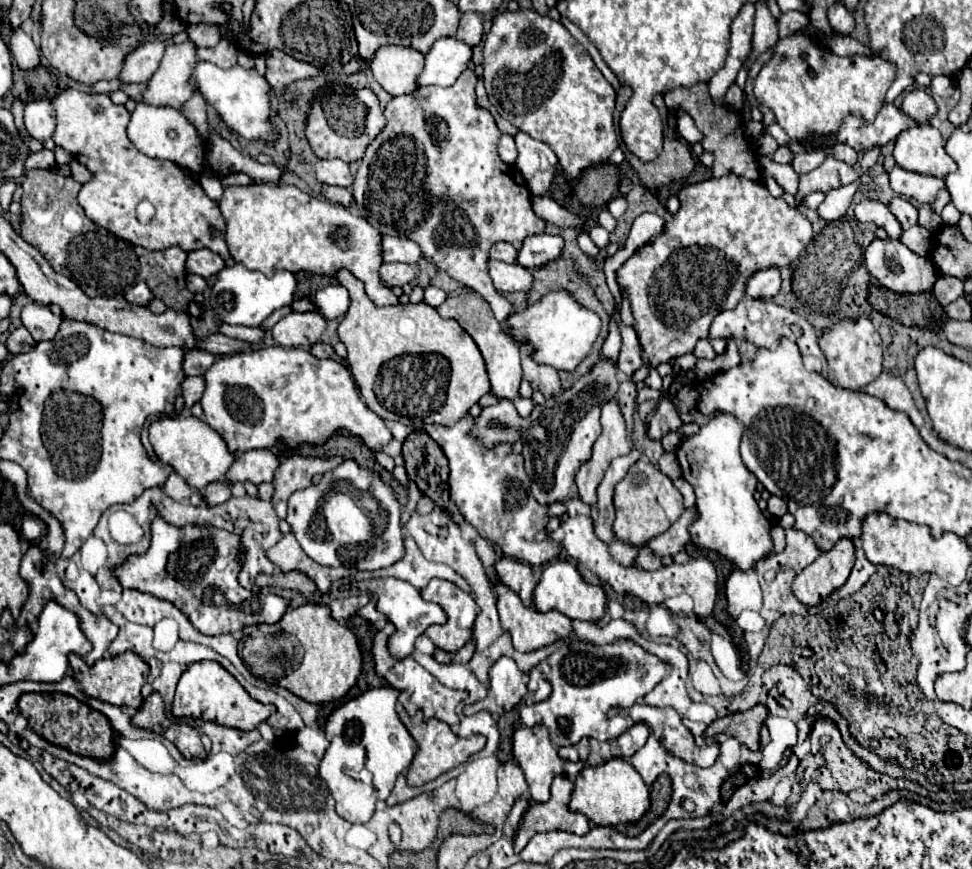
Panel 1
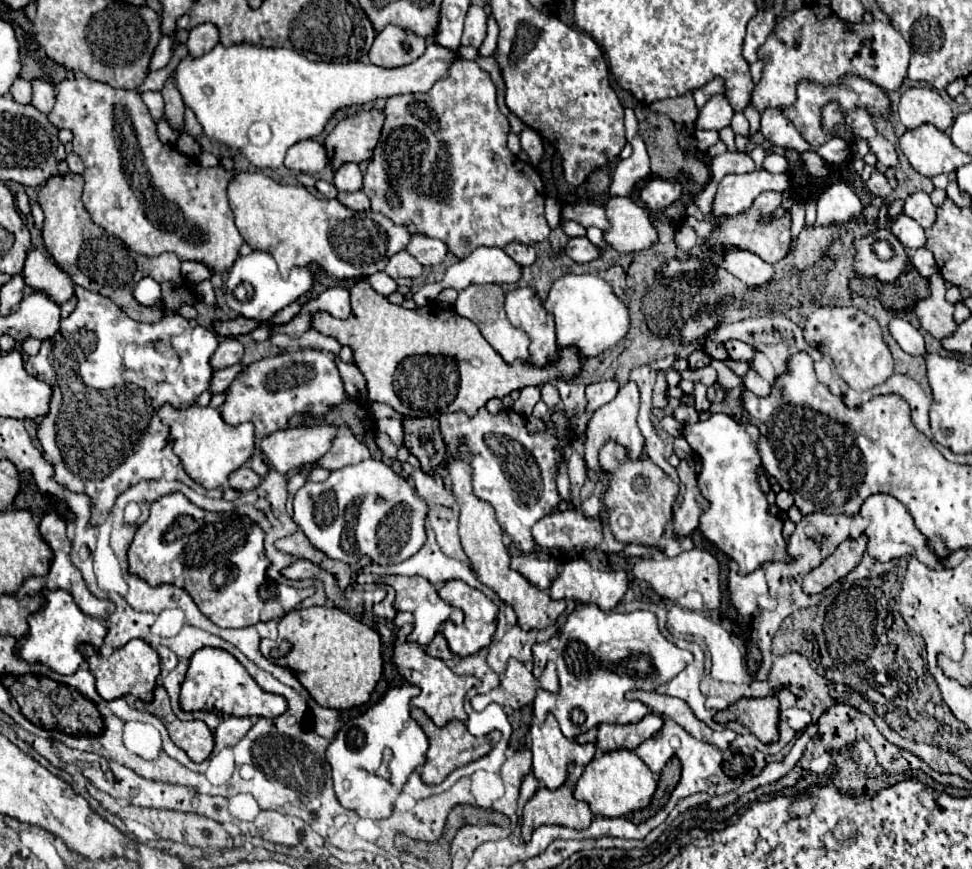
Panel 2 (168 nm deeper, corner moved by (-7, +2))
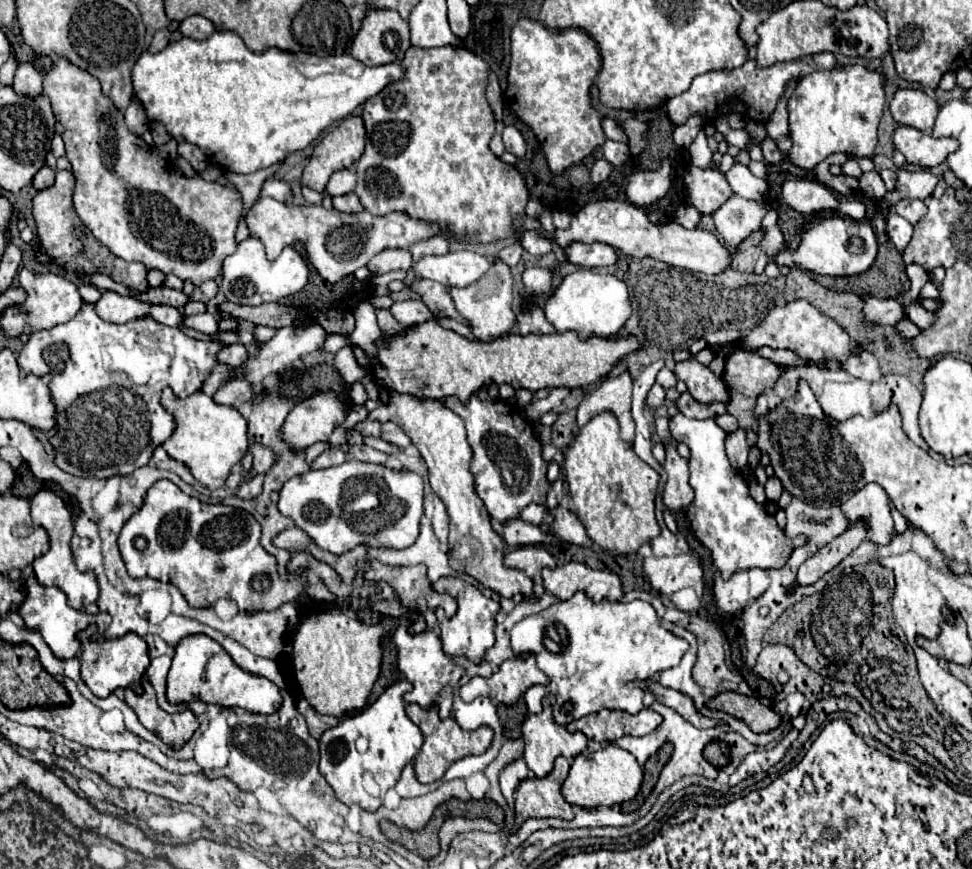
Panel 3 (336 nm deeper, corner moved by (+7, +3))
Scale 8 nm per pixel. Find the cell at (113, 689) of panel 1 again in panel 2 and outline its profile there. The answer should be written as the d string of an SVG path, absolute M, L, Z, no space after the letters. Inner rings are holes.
M133 639L125 647L115 649L109 657L99 655L99 651L93 651L91 647L87 647L87 651L83 651L83 653L85 653L85 659L89 663L91 673L97 679L97 691L105 701L119 699L119 697L125 697L129 693L139 697L141 701L151 701L155 679L159 675L159 665L161 665L159 655L155 649L151 649L151 645L147 645L141 639Z

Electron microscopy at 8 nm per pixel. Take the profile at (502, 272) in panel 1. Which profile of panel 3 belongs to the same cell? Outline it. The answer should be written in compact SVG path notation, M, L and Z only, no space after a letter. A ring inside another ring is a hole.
M457 250L443 256L425 256L413 264L421 278L441 282L445 286L469 286L479 280L489 268L491 260L473 250Z

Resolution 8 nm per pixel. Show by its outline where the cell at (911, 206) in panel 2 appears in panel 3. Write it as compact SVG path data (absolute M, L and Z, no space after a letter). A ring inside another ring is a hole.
M903 198L895 204L895 212L899 216L903 216L905 220L909 220L911 224L917 224L921 220L921 216L925 214L925 204L921 200L913 200L913 198Z

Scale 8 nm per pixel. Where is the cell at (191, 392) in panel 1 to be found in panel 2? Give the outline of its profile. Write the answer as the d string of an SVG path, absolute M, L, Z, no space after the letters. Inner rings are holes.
M237 363L237 365L233 365L233 367L215 371L215 373L213 373L213 379L211 379L211 391L213 391L213 393L223 393L223 391L227 391L229 385L237 379L237 375L243 373L245 369L247 369L247 365Z

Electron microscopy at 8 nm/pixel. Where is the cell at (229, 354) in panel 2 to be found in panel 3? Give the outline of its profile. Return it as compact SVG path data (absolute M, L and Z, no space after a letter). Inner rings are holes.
M231 344L231 346L223 346L221 352L217 354L217 362L219 364L227 364L227 366L241 366L247 360L247 348L243 344Z

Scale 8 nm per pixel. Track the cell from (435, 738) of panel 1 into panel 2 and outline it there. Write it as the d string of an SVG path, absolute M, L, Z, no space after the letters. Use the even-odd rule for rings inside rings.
M413 707L411 709L411 717L421 725L421 729L425 731L427 739L429 739L429 749L427 749L427 761L421 769L421 777L427 785L437 785L441 783L449 773L453 773L457 767L463 767L463 765L469 765L473 761L477 761L479 757L485 757L493 747L495 743L501 739L501 733L499 731L491 731L483 737L475 737L467 731L465 723L461 721L451 721L449 725L445 727L437 727L421 709Z

